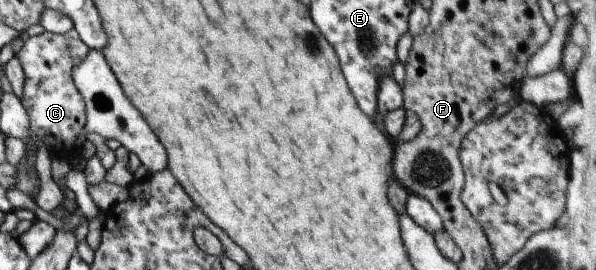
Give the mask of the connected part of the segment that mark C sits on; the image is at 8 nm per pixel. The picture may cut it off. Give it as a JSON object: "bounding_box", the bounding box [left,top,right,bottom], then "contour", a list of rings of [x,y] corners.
{"bounding_box":[16,28,90,165],"contour":[[[73,28],[65,34],[49,31],[24,40],[16,57],[24,72],[23,106],[29,118],[29,140],[35,146],[45,146],[70,165],[88,152],[87,146],[77,146],[77,138],[84,135],[86,104],[73,82],[73,68],[81,64],[90,48]]]}

